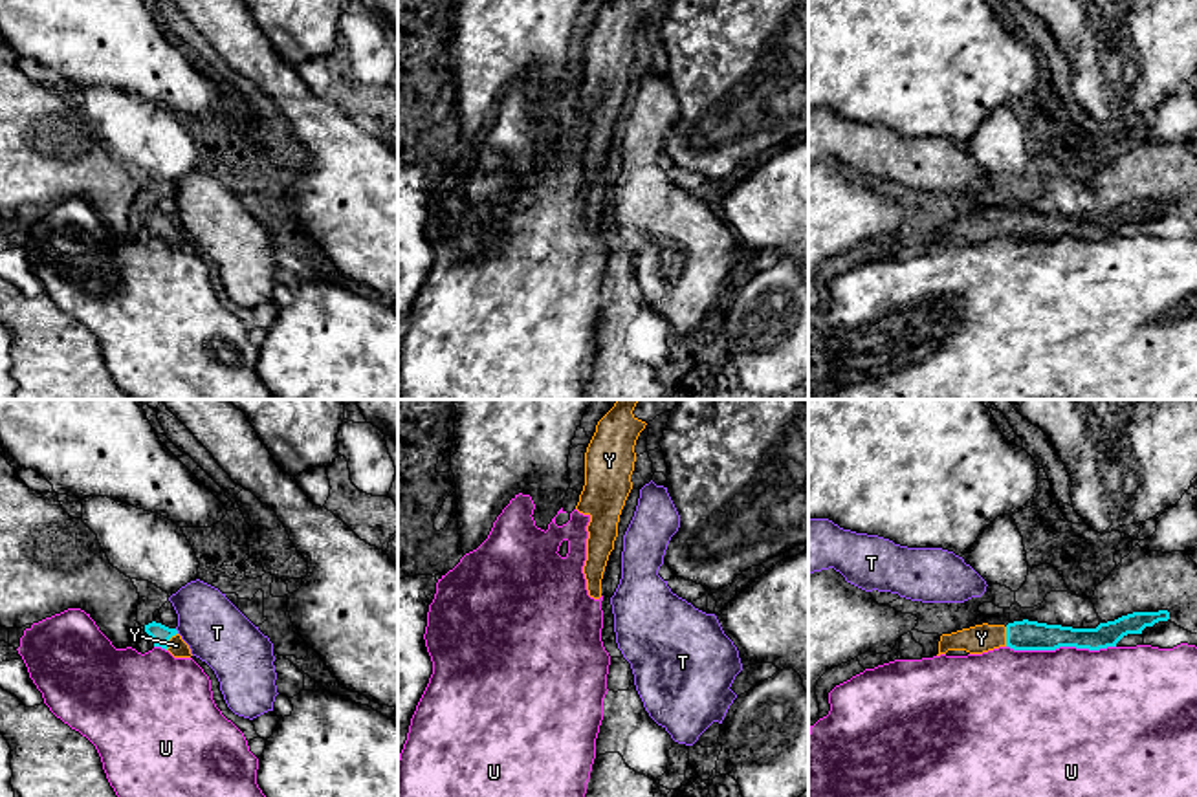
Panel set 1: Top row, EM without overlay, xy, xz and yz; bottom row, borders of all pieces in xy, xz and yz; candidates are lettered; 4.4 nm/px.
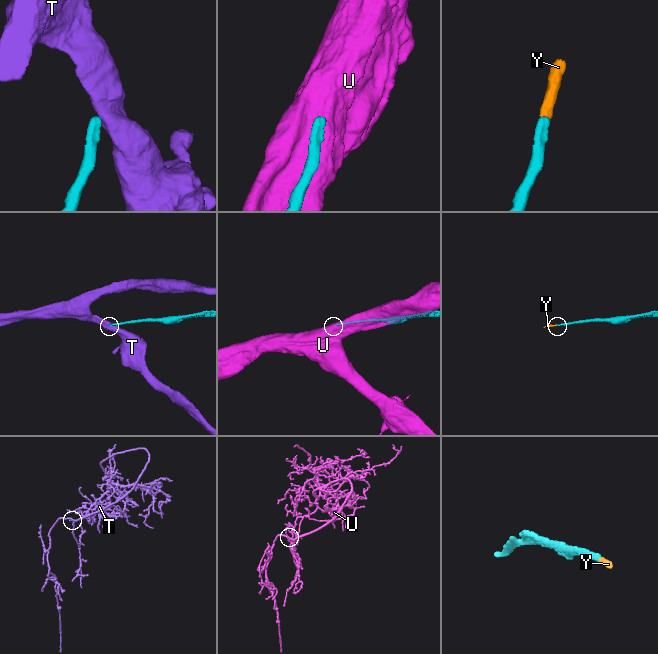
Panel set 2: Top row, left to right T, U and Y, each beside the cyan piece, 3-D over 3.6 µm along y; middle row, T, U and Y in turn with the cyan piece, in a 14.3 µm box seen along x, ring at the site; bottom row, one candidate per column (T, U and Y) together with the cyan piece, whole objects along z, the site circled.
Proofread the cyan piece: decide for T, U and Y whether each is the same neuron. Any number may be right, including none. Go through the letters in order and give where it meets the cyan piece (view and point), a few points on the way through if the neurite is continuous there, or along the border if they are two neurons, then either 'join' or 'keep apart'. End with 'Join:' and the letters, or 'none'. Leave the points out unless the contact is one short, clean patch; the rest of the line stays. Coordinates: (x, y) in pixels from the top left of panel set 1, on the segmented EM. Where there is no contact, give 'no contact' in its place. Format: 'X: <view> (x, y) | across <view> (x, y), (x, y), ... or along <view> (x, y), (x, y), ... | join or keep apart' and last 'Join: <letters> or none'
T: xy (176, 631) | along xy (175, 629), (178, 633) | keep apart
U: yz (1062, 645) | keep apart
Y: yz (1007, 636) | across yz (1025, 634), (1007, 636), (981, 638) | join
Join: Y

